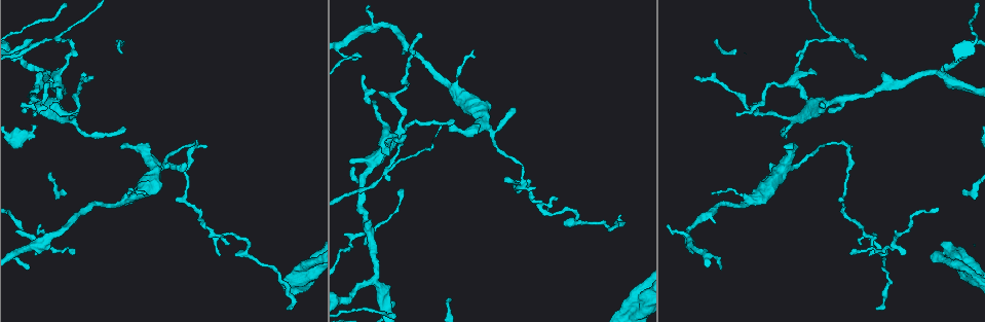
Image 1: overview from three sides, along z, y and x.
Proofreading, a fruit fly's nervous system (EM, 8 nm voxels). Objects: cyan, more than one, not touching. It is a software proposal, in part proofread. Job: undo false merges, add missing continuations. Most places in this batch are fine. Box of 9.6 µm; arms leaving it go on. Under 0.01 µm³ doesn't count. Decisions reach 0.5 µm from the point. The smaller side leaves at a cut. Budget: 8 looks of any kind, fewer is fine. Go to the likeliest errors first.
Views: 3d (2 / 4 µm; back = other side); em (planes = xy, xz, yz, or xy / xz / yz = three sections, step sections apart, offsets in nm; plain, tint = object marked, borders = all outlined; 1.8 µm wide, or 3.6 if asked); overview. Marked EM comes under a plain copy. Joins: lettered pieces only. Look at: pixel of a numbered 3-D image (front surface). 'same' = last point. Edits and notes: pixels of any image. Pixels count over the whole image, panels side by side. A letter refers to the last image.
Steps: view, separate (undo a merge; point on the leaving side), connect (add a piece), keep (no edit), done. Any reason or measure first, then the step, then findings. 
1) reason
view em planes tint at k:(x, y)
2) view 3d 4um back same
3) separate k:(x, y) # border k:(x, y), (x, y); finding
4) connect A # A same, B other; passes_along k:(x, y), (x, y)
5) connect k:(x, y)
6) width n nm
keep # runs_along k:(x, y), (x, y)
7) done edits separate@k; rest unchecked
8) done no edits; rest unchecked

tapers out
view em planes borders at 1:(187, 165)

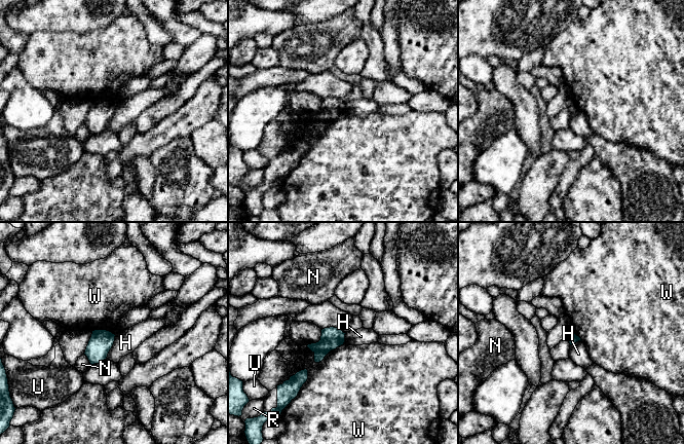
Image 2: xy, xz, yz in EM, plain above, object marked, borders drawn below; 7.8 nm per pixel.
longest_contact W 300 nm
keep # H other, N other, R other, U other, W other; border 2:(116, 335), (106, 358); no lettered piece goes on from it

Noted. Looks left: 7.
view em xy step 4 tint at 1:(846, 142)

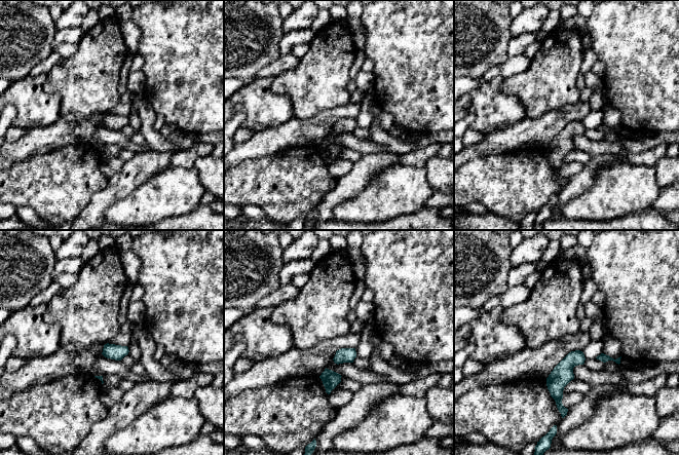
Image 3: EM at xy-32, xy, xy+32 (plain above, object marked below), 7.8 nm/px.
another direction
view em planes borders same

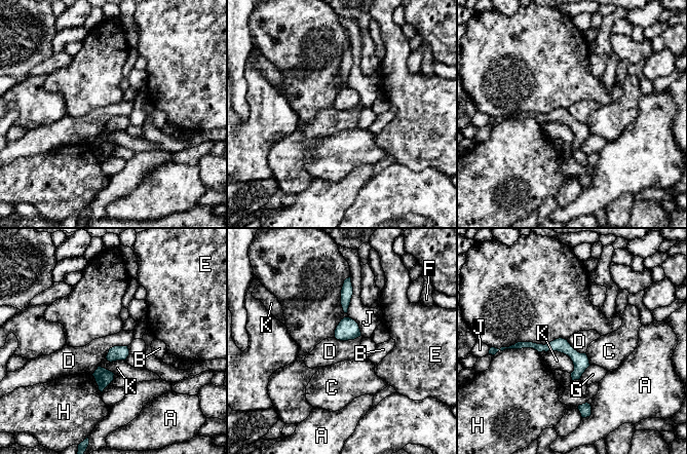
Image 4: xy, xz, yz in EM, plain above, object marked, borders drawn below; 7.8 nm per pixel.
keep # A other, B other, C other, D other, E other, F other, G other, H other, J other, K other; border 4:(127, 345), (114, 345), (105, 356); one cell here

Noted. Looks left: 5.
branch point
view 3d 4um at 1:(454, 90)

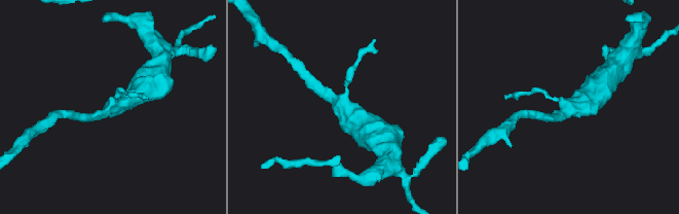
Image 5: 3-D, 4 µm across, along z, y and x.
view em planes tint at 5:(569, 107)

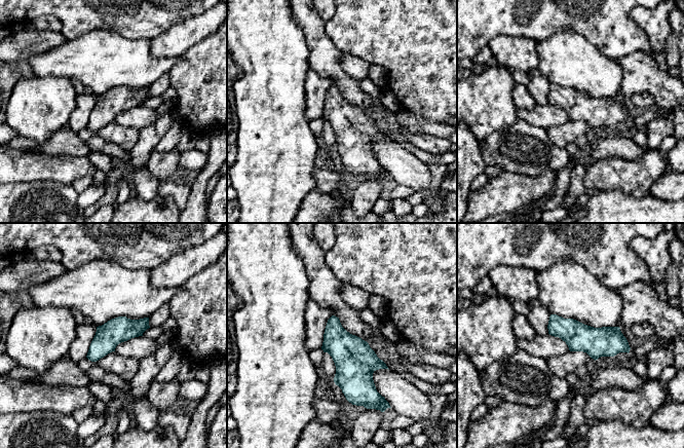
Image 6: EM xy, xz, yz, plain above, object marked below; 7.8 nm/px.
view em planes borders same

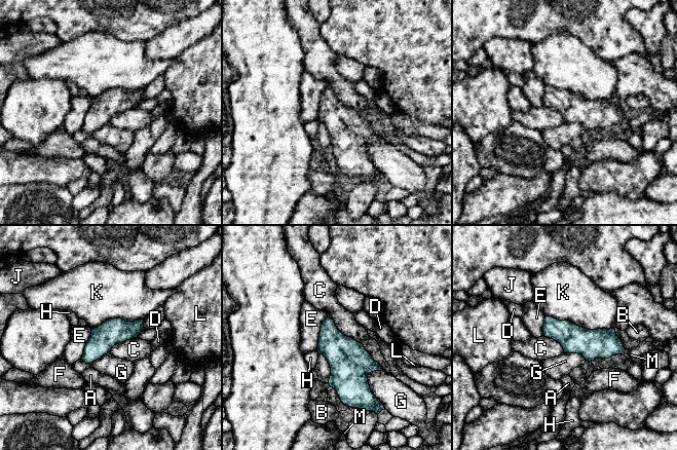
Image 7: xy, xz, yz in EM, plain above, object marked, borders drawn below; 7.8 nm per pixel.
width 200 nm; longest_contact C 600 nm
keep # A other, B other, C other, D other, E other, F other, G other, H other, J other, K other, L other, M other; continuous, no second cell

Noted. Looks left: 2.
view em yz step 4 borders at 1:(355, 168)

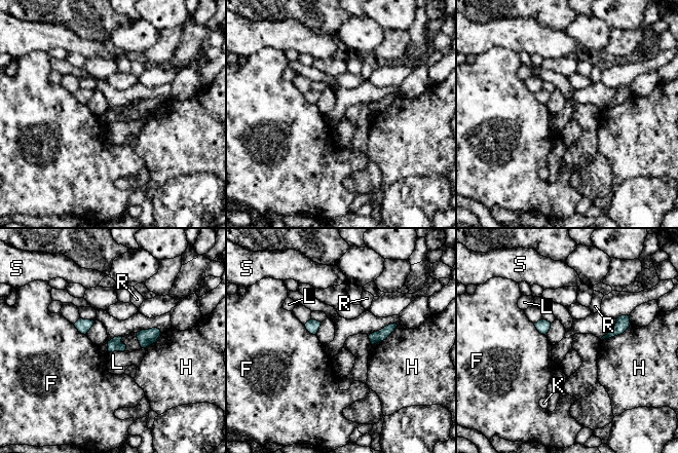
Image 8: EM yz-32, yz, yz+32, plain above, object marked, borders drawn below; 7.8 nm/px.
width 110 nm
keep # F other, H other, K other, L other, R other, S other; border 8:(124, 350), (109, 352); no lettered piece goes on from it

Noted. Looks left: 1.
done no edits; rest unchecked

